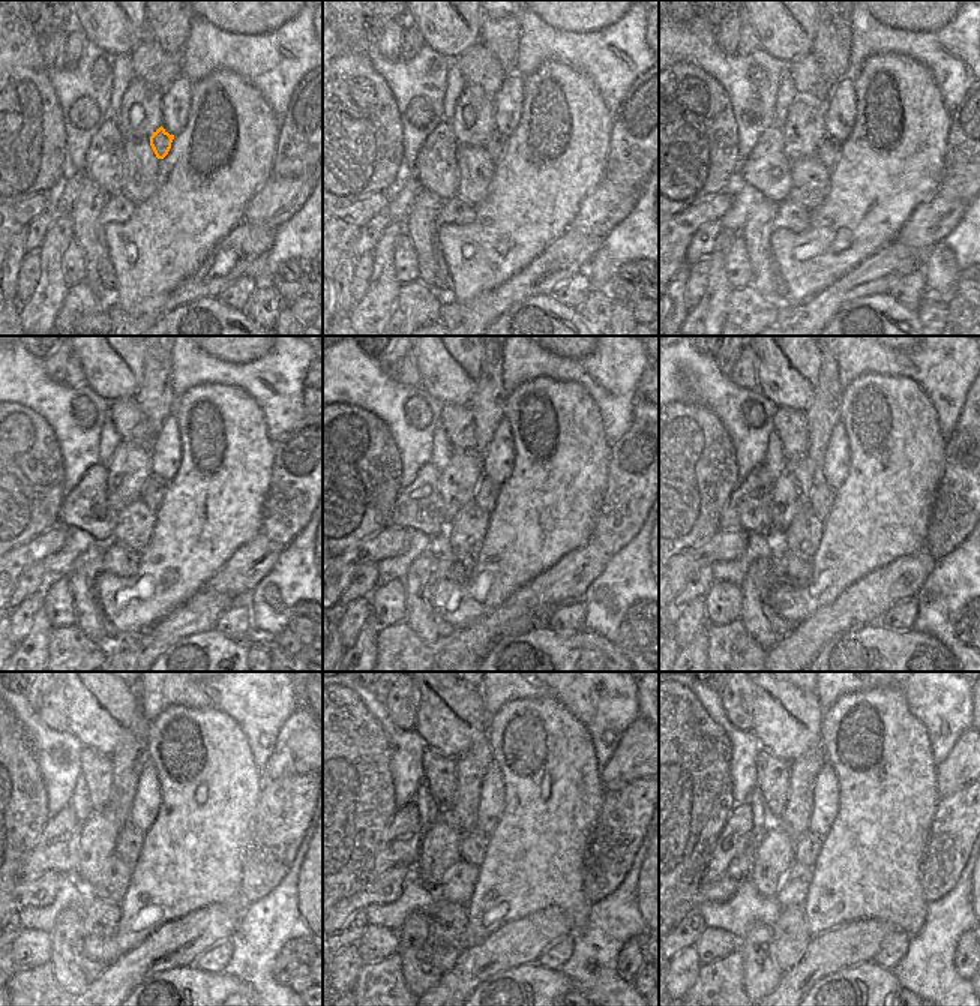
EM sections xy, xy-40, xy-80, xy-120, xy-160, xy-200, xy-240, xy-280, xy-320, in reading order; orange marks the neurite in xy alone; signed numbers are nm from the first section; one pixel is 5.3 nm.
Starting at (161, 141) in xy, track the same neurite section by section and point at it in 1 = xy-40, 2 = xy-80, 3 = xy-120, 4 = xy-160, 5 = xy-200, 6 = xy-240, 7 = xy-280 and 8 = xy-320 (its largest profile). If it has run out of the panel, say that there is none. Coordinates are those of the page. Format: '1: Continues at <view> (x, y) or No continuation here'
1: Continues at xy-40 (496, 144)
2: Continues at xy-80 (829, 150)
3: Continues at xy-120 (153, 491)
4: Continues at xy-160 (486, 494)
5: Continues at xy-200 (821, 498)
6: Continues at xy-240 (131, 840)
7: Continues at xy-280 (473, 844)
8: Continues at xy-320 (808, 846).

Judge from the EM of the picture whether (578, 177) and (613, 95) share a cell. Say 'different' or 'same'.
different

